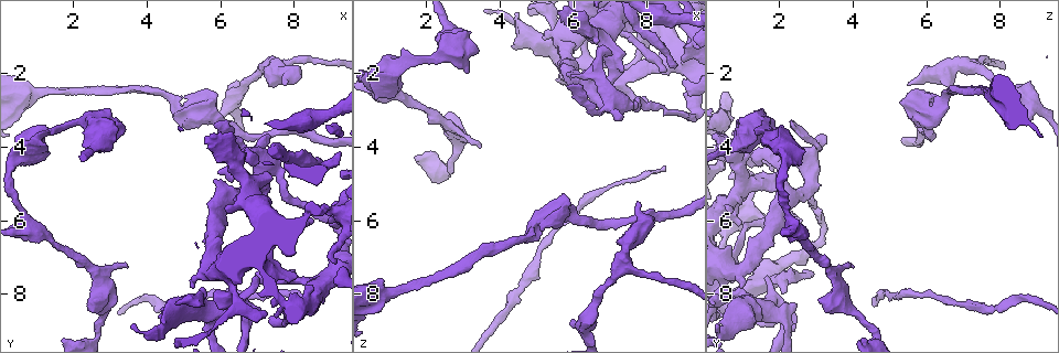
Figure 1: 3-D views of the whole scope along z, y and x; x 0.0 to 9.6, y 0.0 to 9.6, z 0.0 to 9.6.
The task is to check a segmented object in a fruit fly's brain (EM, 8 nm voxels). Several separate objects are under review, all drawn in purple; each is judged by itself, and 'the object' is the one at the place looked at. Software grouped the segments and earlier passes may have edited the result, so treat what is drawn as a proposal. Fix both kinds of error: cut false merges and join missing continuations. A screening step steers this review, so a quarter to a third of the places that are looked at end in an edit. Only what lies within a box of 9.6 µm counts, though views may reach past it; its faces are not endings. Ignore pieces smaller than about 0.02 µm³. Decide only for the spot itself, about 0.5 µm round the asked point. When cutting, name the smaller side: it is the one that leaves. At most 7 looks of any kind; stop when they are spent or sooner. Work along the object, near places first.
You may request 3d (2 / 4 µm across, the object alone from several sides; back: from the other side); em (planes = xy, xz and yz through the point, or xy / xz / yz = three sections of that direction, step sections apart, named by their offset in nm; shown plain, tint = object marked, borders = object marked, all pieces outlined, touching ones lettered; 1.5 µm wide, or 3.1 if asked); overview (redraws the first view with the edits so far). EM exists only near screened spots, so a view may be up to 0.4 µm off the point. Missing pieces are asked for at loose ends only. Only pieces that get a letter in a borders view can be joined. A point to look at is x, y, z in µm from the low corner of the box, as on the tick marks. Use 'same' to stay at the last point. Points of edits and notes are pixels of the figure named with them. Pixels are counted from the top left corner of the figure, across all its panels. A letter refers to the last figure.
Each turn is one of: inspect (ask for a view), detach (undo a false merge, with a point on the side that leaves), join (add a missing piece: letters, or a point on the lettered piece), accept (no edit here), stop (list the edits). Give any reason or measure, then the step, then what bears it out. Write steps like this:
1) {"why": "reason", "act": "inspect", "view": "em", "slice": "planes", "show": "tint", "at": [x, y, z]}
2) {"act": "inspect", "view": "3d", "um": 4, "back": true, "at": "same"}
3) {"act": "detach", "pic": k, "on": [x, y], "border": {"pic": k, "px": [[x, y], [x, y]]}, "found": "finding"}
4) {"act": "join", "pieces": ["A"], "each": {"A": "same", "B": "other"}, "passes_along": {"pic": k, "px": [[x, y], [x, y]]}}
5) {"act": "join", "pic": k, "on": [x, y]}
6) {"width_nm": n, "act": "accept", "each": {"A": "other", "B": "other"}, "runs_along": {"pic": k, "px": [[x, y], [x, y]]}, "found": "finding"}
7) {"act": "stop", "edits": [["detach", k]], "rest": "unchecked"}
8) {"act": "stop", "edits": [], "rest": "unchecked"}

{"why": "branch stops here", "act": "inspect", "view": "em", "slice": "planes", "show": "borders", "at": [3.45, 7.30, 3.95]}

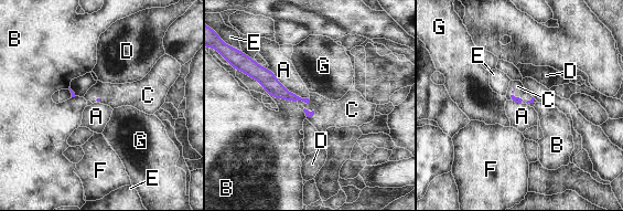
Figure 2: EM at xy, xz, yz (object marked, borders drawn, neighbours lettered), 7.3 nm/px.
{"longest_contact_nm": ["A", 360], "act": "join", "pieces": ["C"], "each": {"A": "other", "B": "other", "C": "same", "D": "other", "E": "other", "F": "other", "G": "other"}, "passes_along": {"pic": 2, "px": [[276, 90], [307, 104], [328, 113]]}, "found": "the neuron continues"}

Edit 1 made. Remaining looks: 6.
{"act": "inspect", "view": "overview"}

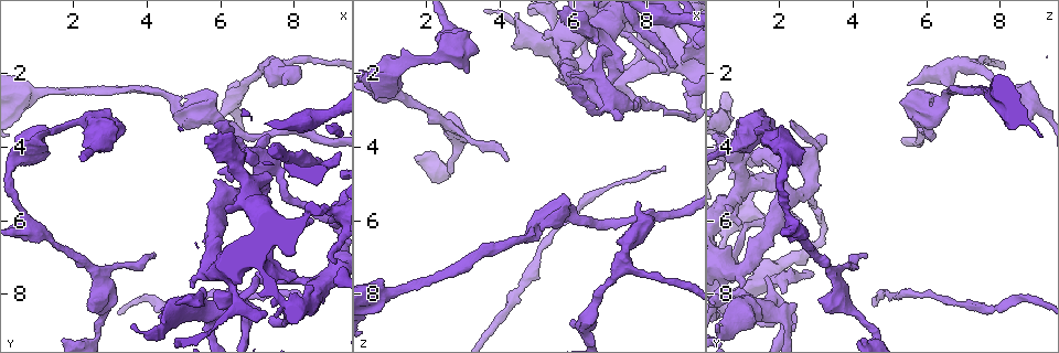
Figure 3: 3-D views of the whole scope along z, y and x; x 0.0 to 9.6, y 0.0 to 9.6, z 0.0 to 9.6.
{"why": "an open end", "act": "inspect", "view": "3d", "um": 2, "at": [8.45, 8.35, 4.65]}

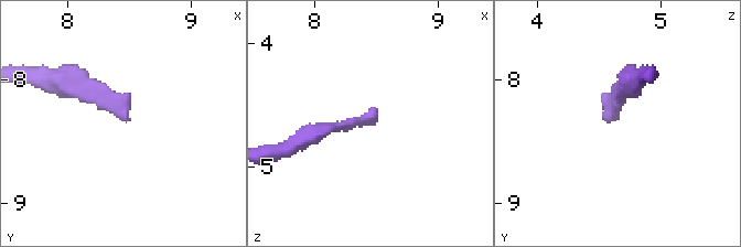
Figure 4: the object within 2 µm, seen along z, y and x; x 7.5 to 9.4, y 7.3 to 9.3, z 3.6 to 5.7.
{"why": "shape alone is not enough", "act": "inspect", "view": "em", "slice": "xz", "step": 4, "show": "tint", "at": [8.46, 8.32, 4.56]}

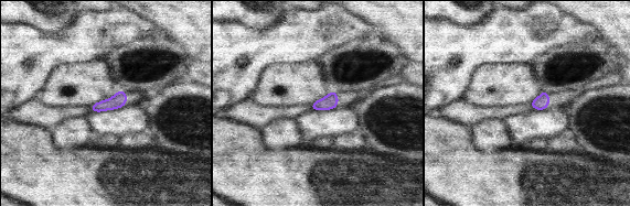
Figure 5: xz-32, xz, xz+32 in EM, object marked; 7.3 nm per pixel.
{"act": "inspect", "view": "em", "slice": "xz", "step": 4, "show": "borders", "at": "same"}

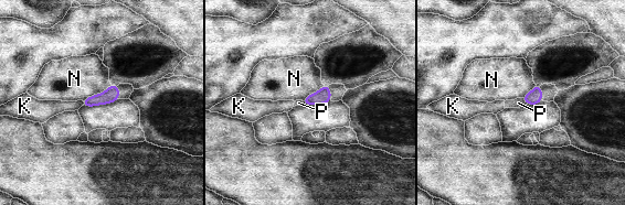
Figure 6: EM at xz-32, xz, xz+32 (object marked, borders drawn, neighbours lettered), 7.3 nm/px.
{"longest_contact_nm": ["N", 240], "act": "accept", "each": {"K": "other", "N": "other", "P": "other"}, "found": "none of them fits"}

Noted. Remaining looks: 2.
{"why": "thick turns thin", "act": "inspect", "view": "3d", "um": 2, "at": [6.80, 2.15, 7.85]}

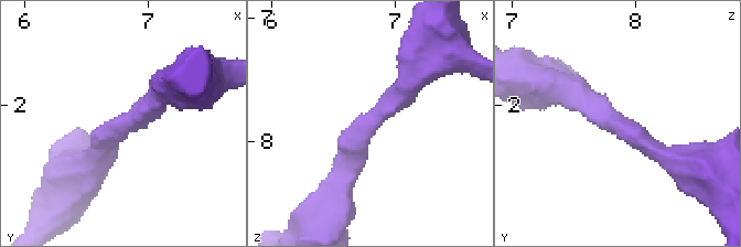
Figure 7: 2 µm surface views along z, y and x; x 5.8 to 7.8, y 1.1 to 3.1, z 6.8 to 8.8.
{"act": "inspect", "view": "em", "slice": "yz", "step": 4, "show": "borders", "at": [6.80, 2.16, 7.84]}

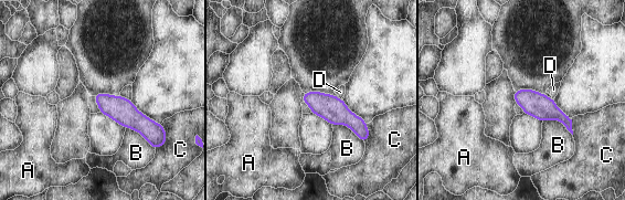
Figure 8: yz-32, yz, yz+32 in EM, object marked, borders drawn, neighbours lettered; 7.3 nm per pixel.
{"act": "accept", "each": {"A": "other", "B": "other", "C": "other", "D": "other"}, "runs_along": {"pic": 8, "px": [[305, 96], [346, 116], [364, 136]]}, "found": "one neuron here"}

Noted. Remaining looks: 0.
{"act": "stop", "edits": [["join", 2]], "rest": "unchecked"}

